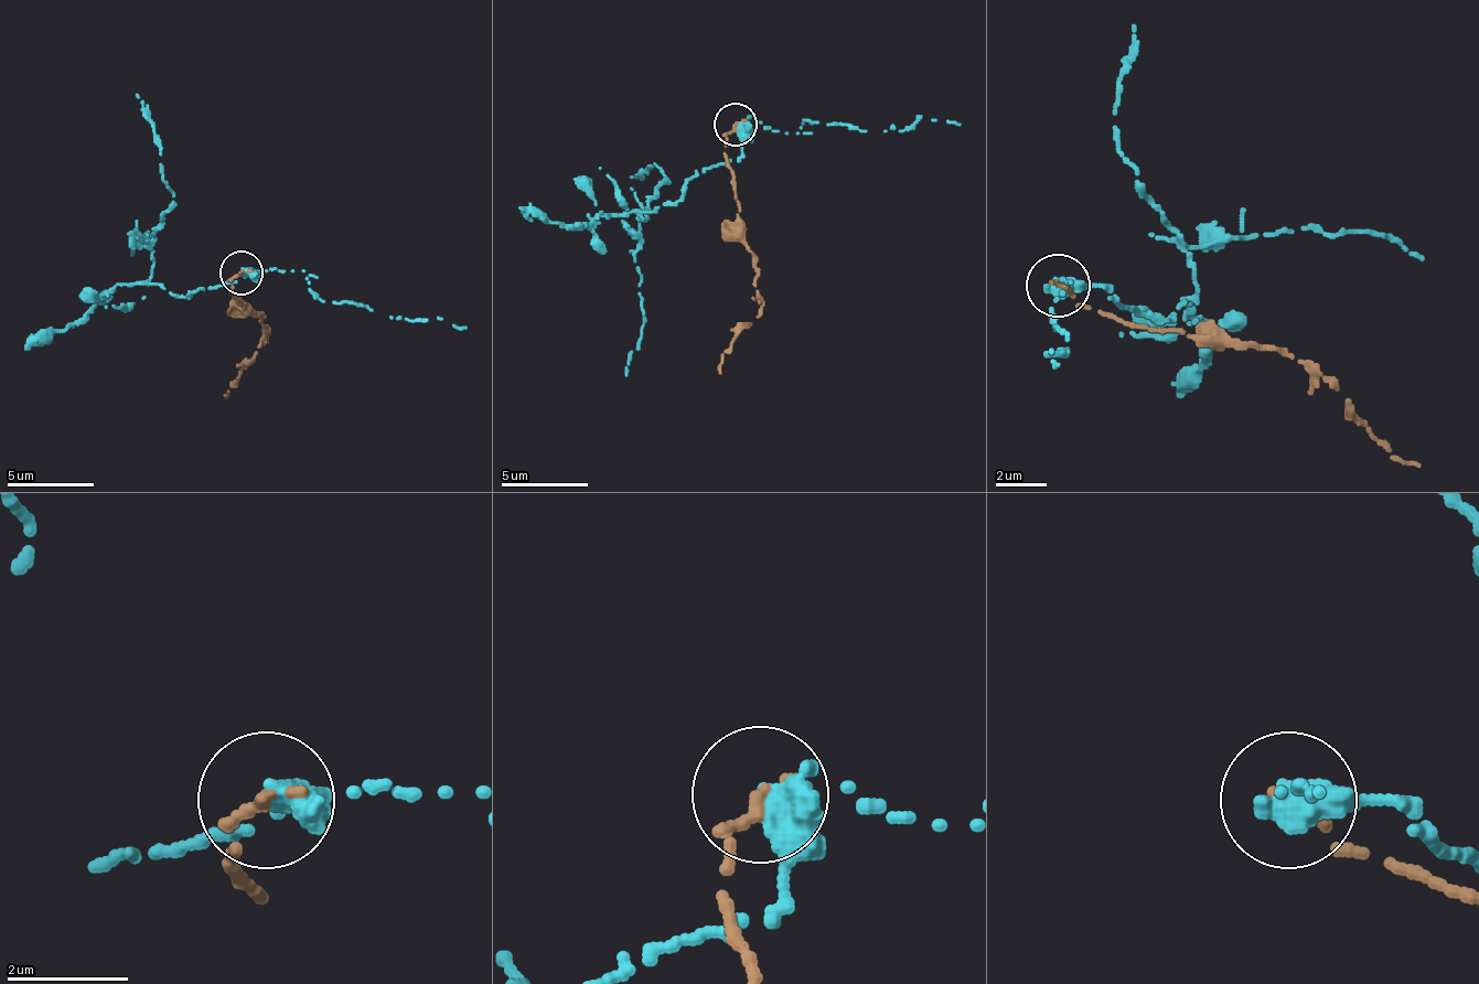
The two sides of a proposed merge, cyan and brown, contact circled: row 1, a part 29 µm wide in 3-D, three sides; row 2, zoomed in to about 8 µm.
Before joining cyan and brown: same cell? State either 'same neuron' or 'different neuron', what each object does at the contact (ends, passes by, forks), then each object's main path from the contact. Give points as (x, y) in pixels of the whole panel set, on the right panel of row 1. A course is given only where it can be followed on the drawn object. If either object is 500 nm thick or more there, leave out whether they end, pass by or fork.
different neuron | cyan via (1056, 280), (1170, 319), (1189, 299), (1196, 261), (1120, 153), (1113, 103), (1132, 27) | brown via (1056, 287), (1126, 324), (1240, 338), (1316, 370), (1392, 458), (1417, 464)

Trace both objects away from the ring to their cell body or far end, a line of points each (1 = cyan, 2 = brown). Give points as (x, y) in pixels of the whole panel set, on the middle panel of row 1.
1: (735, 124), (739, 158), (695, 175), (677, 202), (642, 215), (646, 220), (668, 180), (655, 162), (630, 175)
2: (735, 124), (726, 153), (735, 171), (760, 302), (721, 355), (721, 372)

